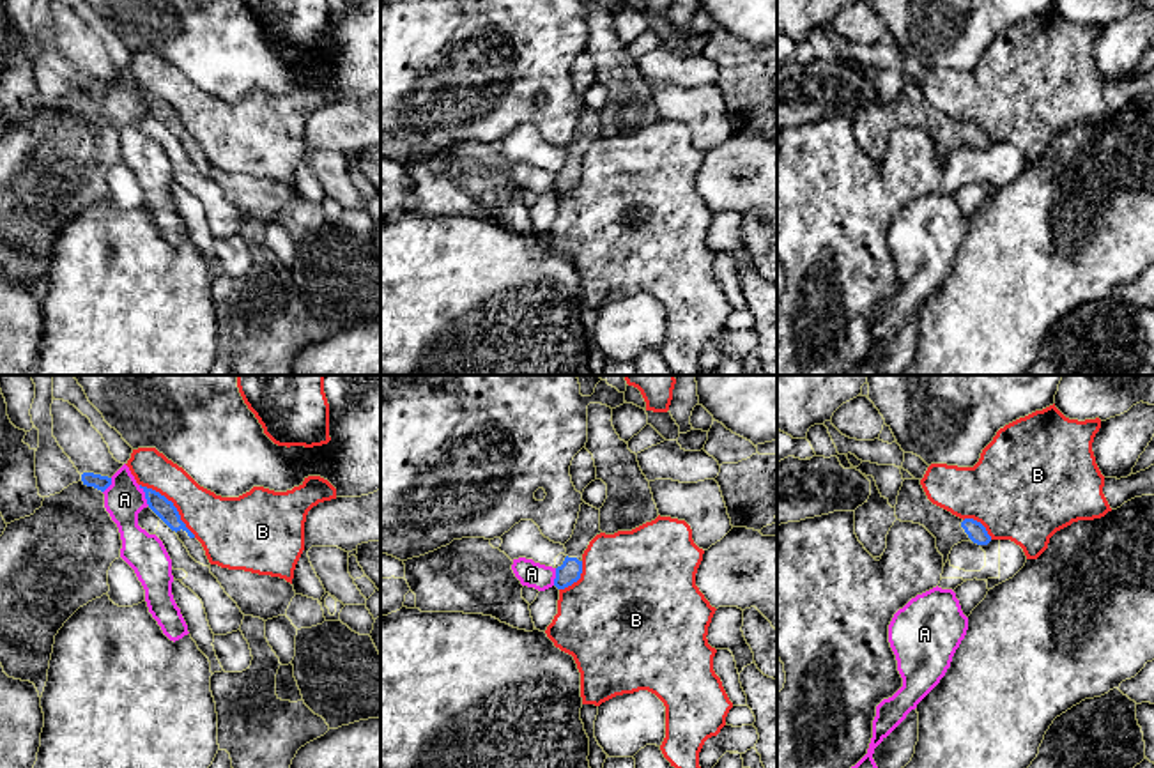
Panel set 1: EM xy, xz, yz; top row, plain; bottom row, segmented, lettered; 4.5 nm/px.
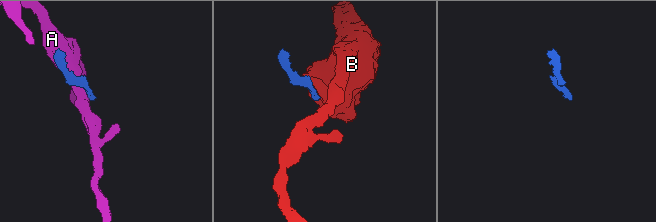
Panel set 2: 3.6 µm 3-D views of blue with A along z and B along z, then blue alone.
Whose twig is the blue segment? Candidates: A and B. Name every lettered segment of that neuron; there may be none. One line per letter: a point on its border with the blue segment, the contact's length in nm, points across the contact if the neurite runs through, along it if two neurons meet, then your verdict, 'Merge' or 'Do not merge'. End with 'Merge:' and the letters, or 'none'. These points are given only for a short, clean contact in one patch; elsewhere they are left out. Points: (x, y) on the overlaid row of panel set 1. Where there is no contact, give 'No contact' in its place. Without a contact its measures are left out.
A: Touches blue at xy (146, 496). Shared border 110 nm. Boundary: xy (138, 485), (149, 505). Do not merge
B: Touches blue at xy (172, 505). Shared border 360 nm. Boundary: xy (140, 483), (163, 494), (195, 537). Do not merge
Merge: none

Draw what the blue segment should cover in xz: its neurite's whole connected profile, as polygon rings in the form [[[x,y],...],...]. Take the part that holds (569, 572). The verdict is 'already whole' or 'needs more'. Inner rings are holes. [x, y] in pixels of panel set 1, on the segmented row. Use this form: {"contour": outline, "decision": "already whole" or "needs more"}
{"contour": [[[582,503],[572,538],[565,543],[565,561],[556,568],[554,586],[565,589],[582,573],[582,554],[589,541],[600,534],[600,510]]], "decision": "needs more"}

